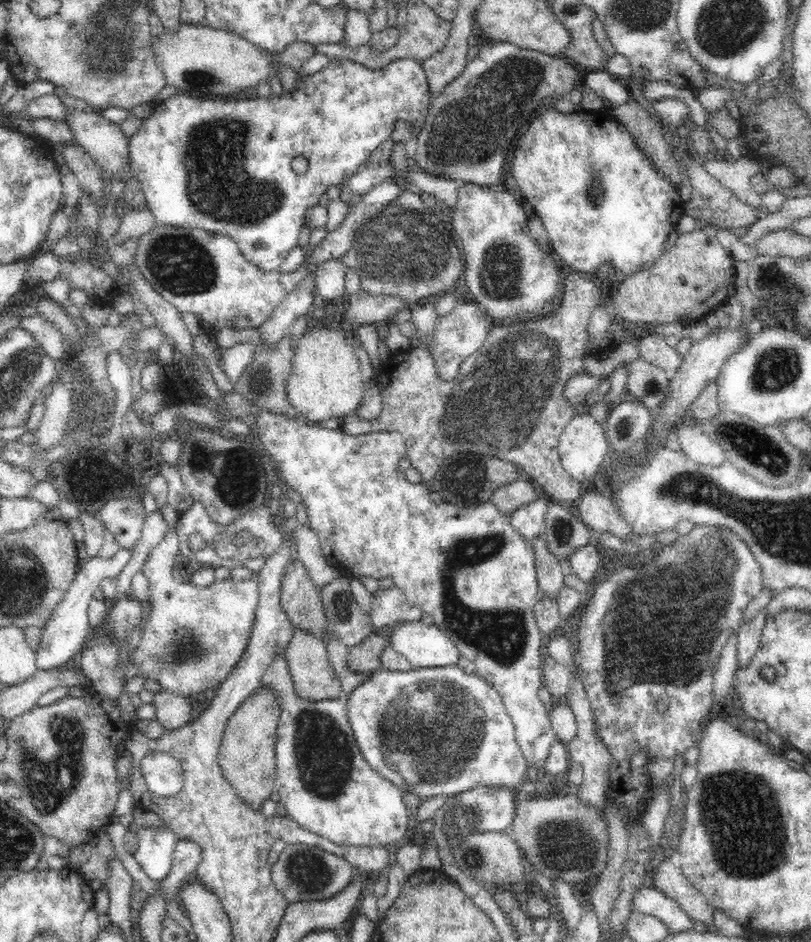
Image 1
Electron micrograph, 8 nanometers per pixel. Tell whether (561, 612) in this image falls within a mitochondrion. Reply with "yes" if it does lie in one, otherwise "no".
no

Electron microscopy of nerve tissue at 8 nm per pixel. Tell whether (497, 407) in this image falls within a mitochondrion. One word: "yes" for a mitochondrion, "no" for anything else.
yes

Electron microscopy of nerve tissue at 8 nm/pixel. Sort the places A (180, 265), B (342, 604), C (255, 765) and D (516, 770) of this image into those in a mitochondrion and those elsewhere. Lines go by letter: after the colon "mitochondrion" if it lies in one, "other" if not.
A: mitochondrion
B: mitochondrion
C: other
D: other

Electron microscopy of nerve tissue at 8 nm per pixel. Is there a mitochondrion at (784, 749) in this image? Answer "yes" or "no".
no

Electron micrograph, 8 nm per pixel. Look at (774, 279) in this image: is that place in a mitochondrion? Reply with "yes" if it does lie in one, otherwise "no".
yes

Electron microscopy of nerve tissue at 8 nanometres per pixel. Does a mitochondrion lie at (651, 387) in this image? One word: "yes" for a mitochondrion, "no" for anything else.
yes

